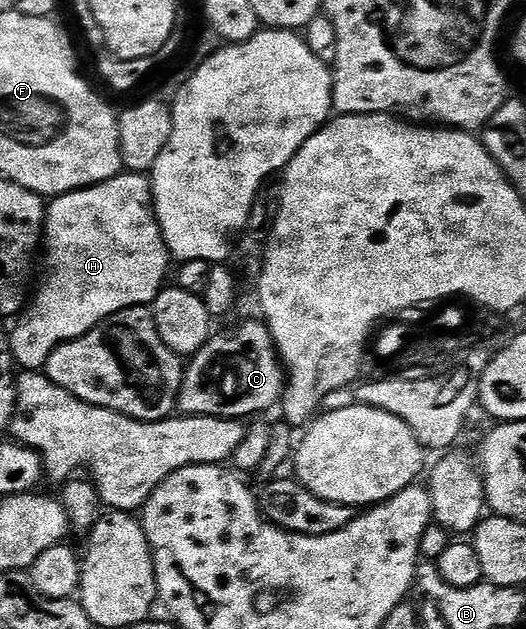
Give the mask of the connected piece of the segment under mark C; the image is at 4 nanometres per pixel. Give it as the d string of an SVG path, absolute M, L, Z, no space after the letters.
M265 322L242 323L231 335L215 334L195 355L189 356L182 376L182 388L178 394L177 410L182 415L207 415L217 419L249 420L249 415L258 415L269 407L277 408L288 382L284 364L270 336Z

